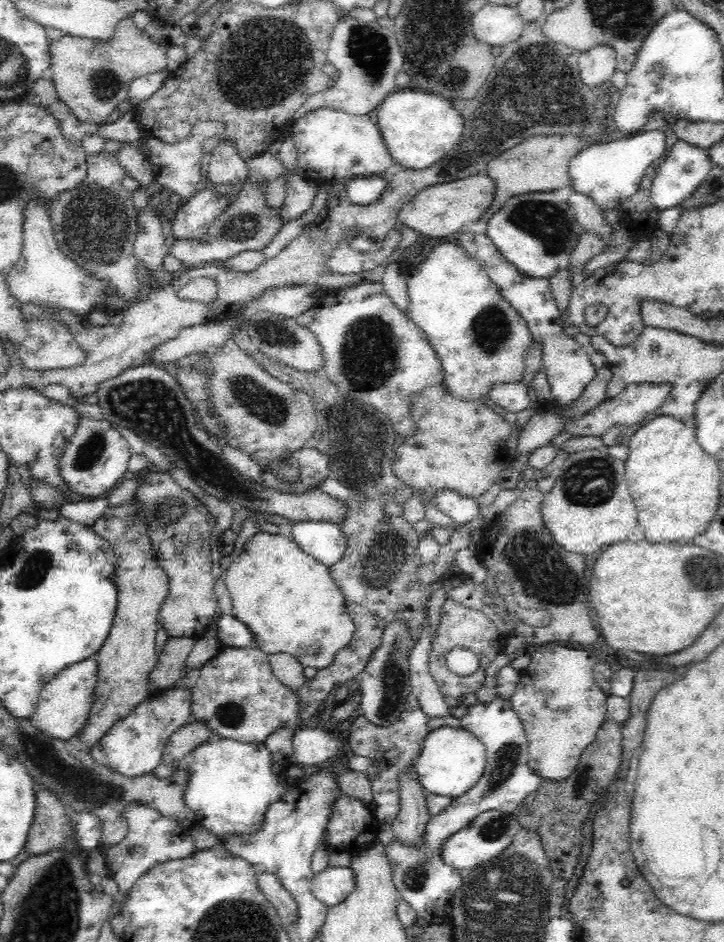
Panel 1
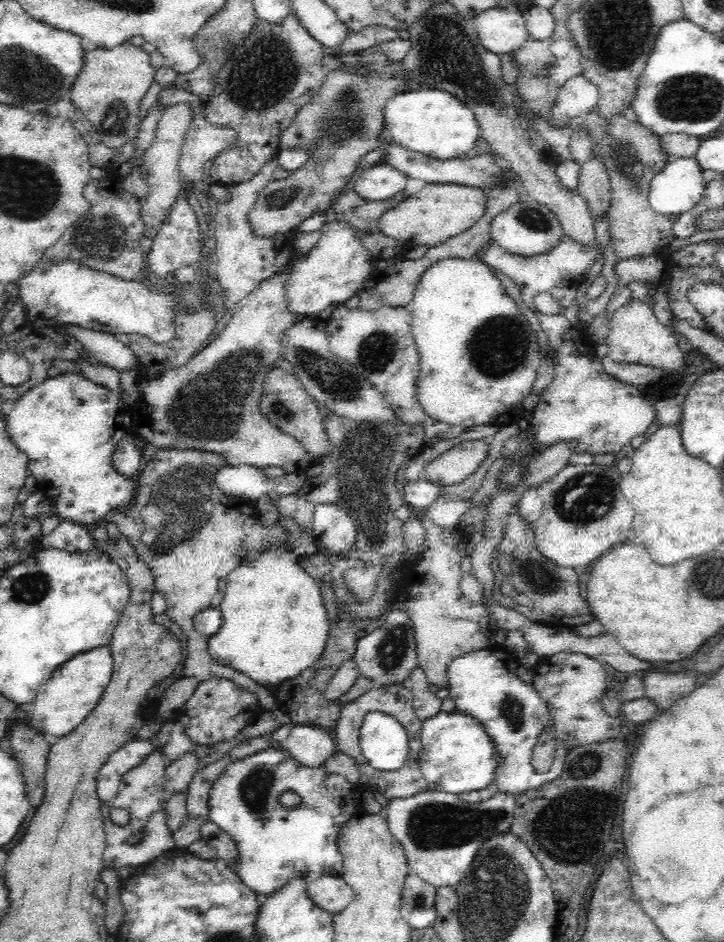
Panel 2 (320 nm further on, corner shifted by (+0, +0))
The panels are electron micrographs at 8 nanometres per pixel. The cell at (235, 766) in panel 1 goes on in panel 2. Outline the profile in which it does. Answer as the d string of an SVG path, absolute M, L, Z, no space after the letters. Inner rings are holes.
M284 745L277 747L269 746L260 750L260 752L254 752L248 757L244 757L242 760L233 761L229 764L215 781L213 781L212 788L209 792L209 819L217 824L222 831L227 832L236 843L236 849L238 849L239 860L234 863L228 863L229 868L236 873L243 880L243 883L251 888L257 895L262 894L268 898L272 893L275 893L282 887L286 882L292 880L293 877L297 877L298 874L302 874L307 884L312 883L314 880L320 878L320 876L334 876L341 877L344 873L344 865L342 855L339 851L339 831L342 828L342 824L353 815L360 813L361 808L356 800L355 792L362 789L359 784L352 784L348 782L346 778L338 774L330 774L325 766L318 766L318 768L306 767L297 762L289 752L284 748ZM285 792L293 792L300 796L300 802L296 806L286 808L280 801L279 796L282 796Z

